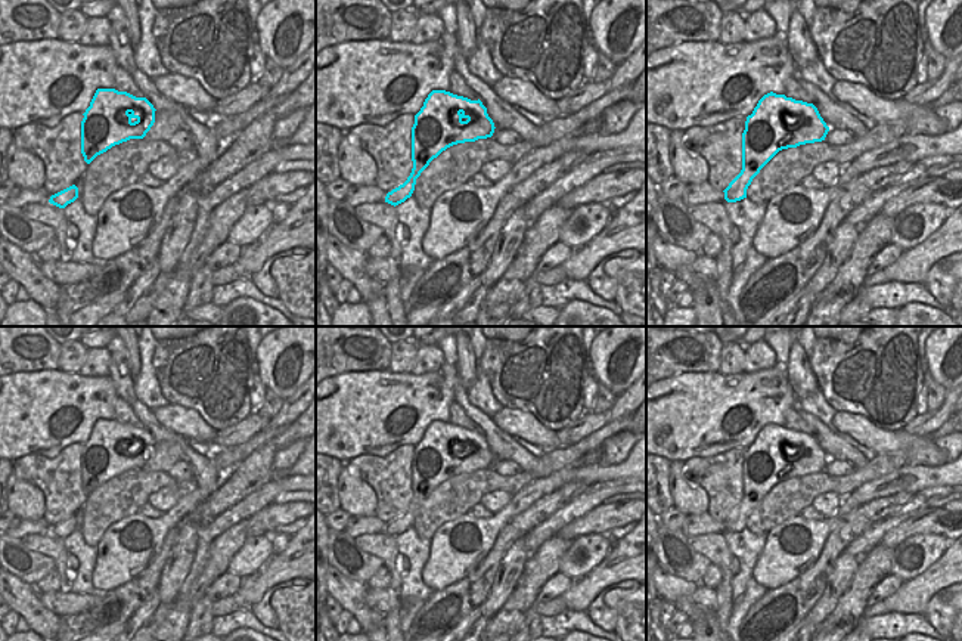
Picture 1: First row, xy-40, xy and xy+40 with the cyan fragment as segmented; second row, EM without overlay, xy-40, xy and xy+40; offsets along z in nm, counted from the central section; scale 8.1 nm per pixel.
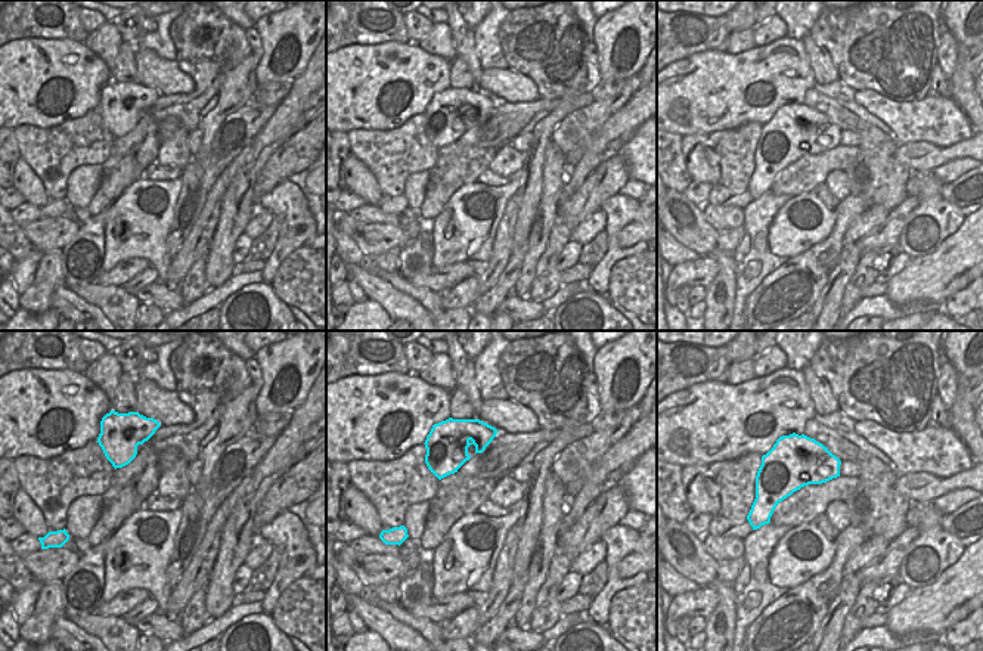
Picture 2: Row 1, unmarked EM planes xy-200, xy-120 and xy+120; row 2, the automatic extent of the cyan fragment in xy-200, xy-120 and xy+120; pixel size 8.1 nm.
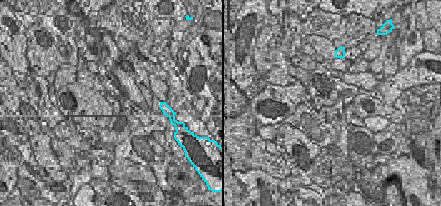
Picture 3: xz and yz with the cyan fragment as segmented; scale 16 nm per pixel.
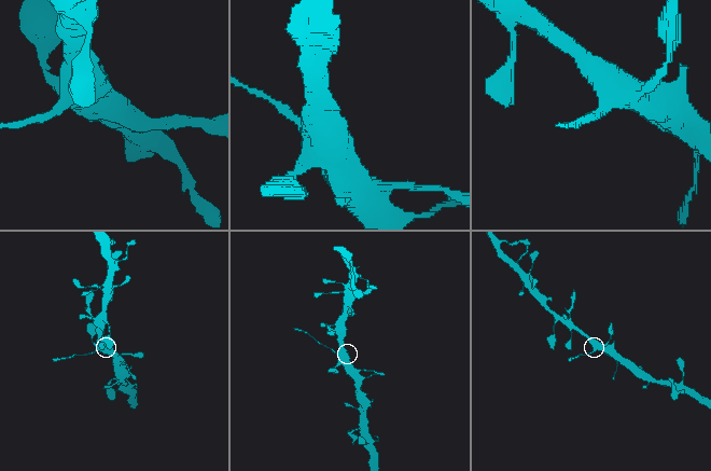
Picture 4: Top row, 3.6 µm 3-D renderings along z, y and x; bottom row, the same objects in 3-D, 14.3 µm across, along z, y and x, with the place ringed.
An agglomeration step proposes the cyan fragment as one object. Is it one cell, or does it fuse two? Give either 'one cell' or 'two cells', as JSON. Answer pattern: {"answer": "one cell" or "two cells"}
{"answer": "two cells"}

